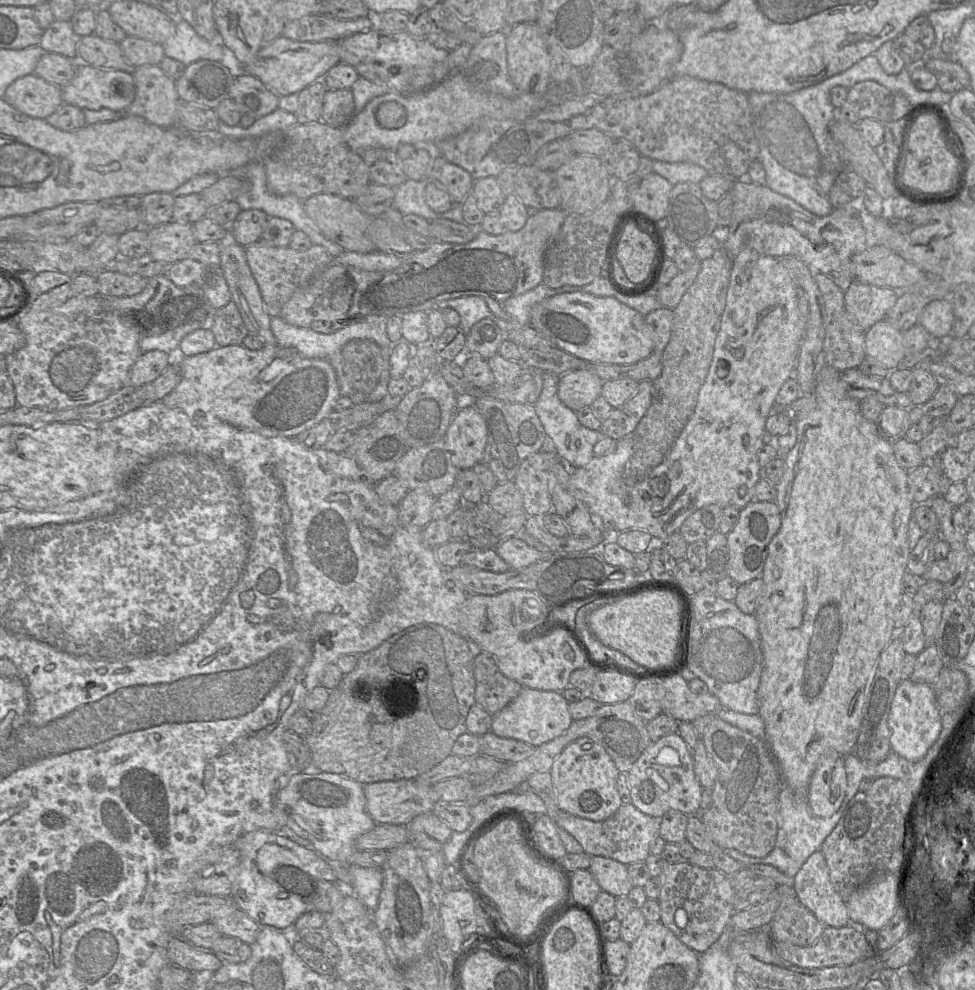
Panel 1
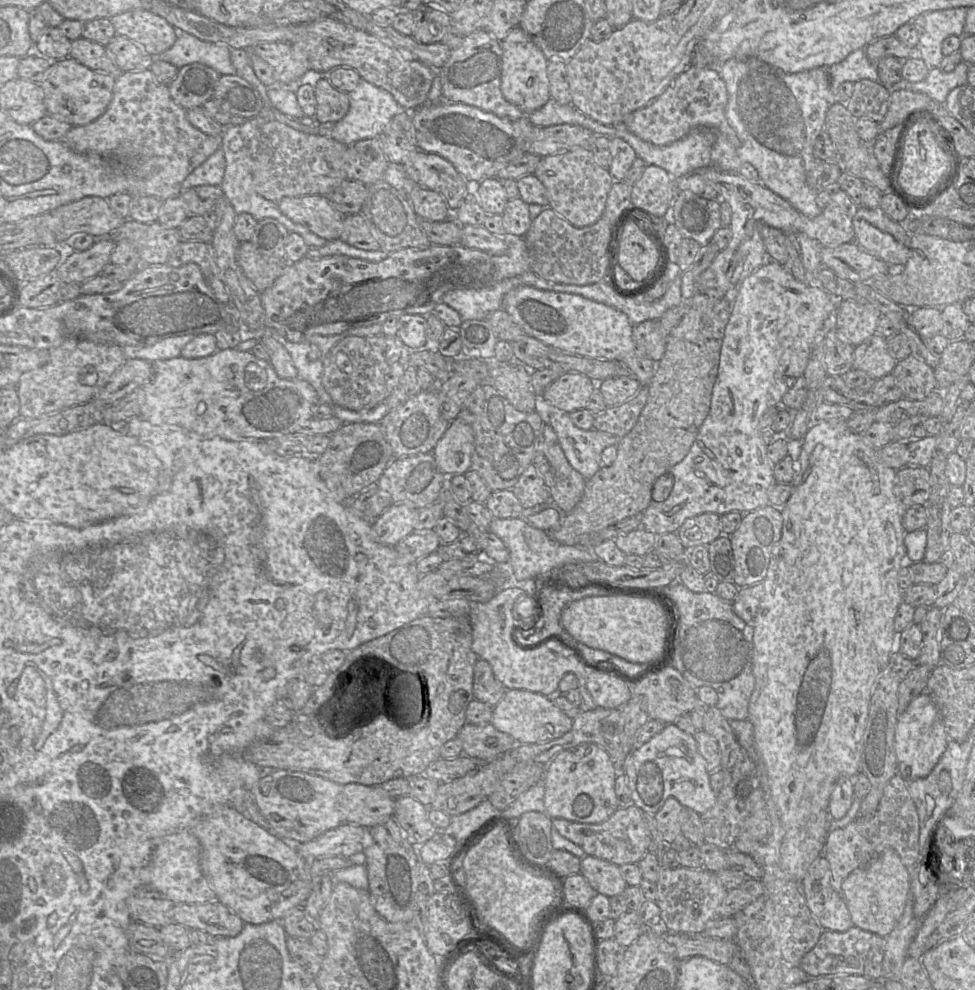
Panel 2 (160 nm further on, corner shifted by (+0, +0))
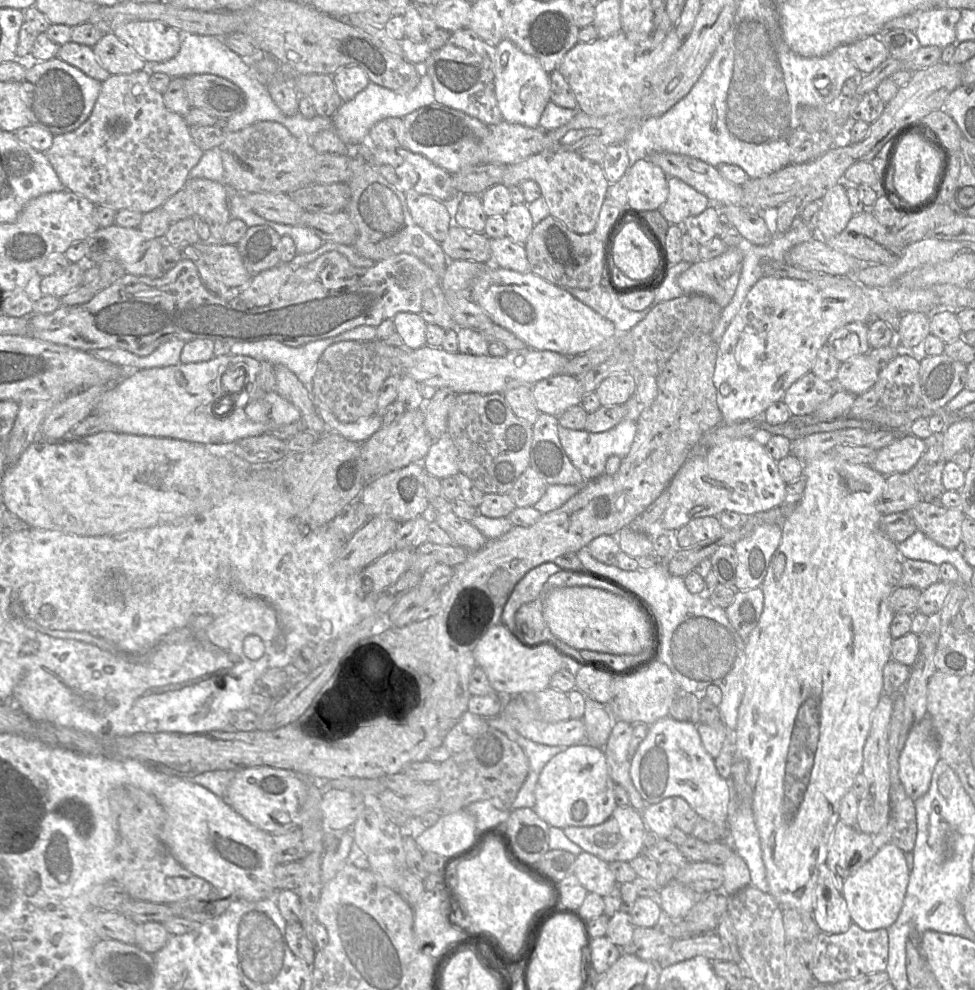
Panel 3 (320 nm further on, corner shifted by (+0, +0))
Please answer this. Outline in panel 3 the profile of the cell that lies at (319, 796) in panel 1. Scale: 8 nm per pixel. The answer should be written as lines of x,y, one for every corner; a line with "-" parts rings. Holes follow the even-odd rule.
259,766
242,769
230,782
224,801
247,822
271,836
286,834
298,828
300,796
303,795
303,774

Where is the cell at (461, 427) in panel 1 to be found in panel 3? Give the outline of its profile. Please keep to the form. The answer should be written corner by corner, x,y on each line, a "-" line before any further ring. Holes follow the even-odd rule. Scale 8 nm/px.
448,434
434,441
421,463
428,475
438,479
455,477
460,473
457,465
458,450

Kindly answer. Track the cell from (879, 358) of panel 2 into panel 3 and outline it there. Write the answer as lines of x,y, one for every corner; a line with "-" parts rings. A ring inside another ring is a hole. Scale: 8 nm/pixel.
868,353
861,354
841,363
835,382
844,390
859,396
874,386
879,372

